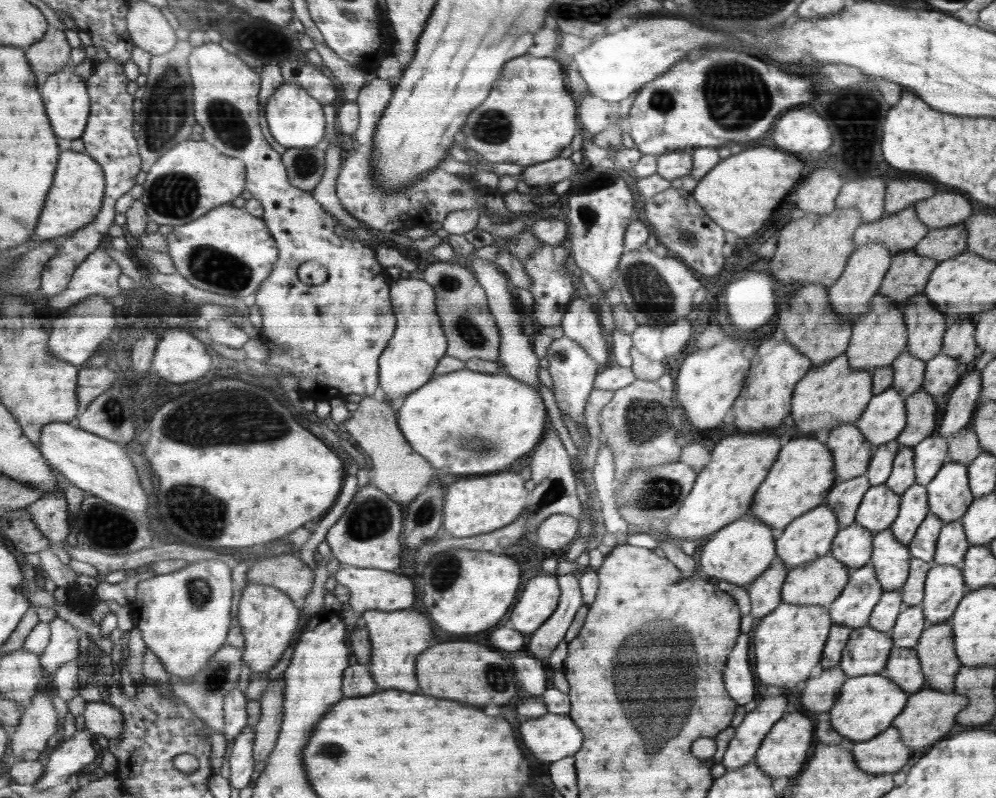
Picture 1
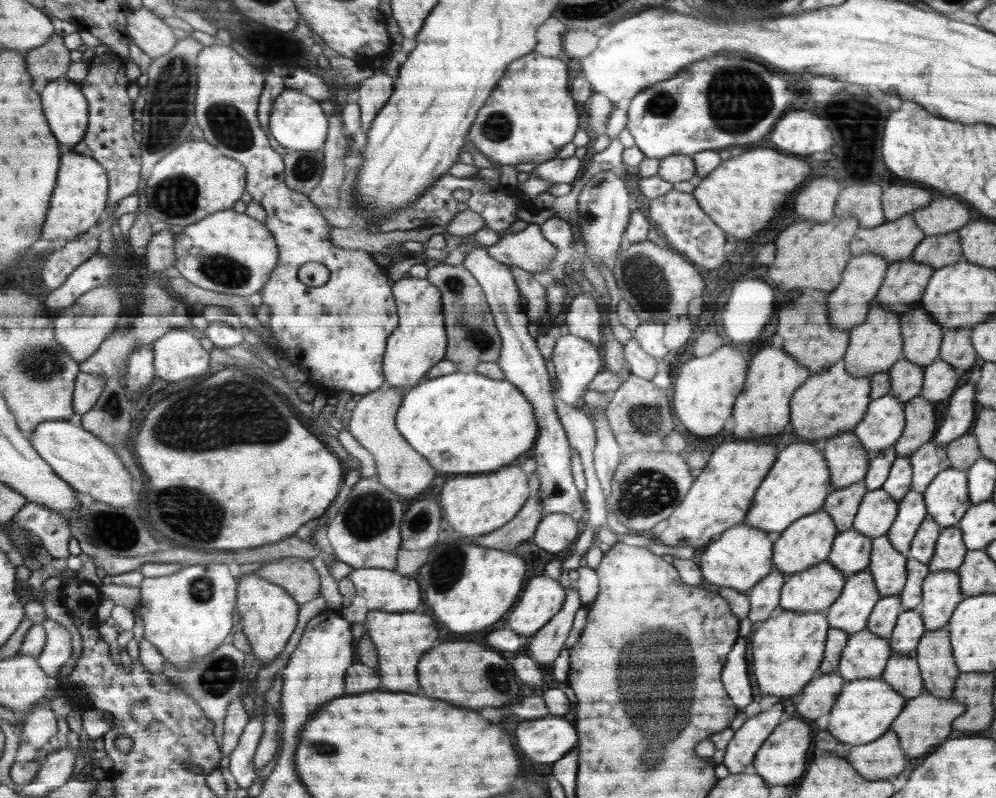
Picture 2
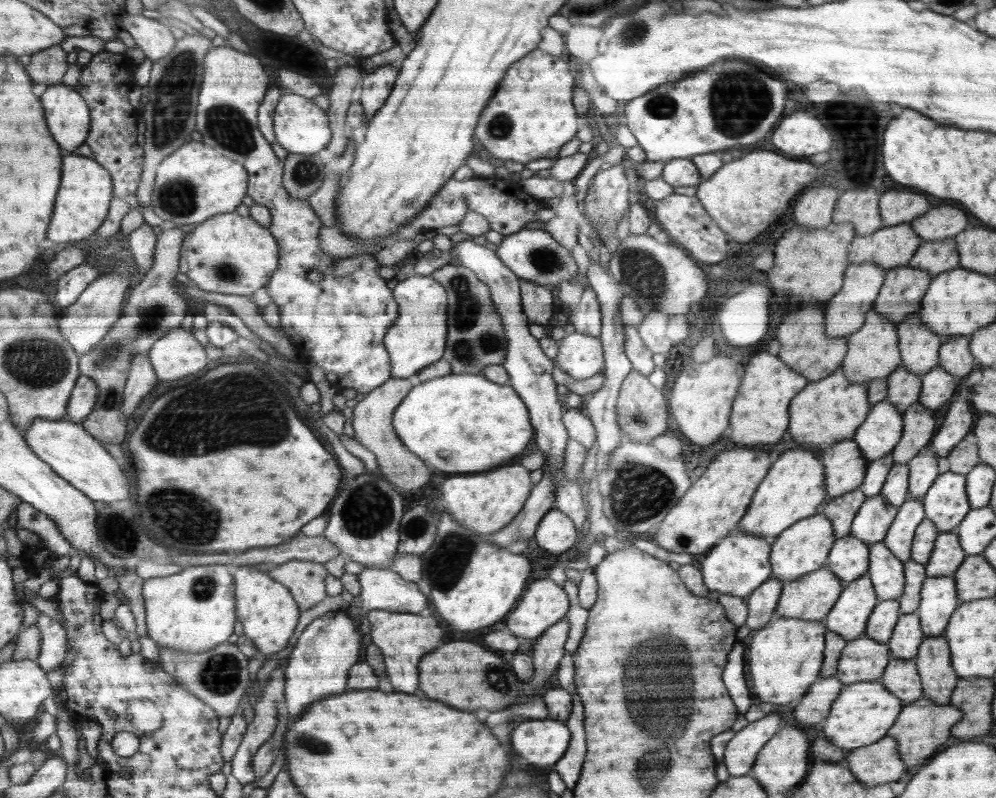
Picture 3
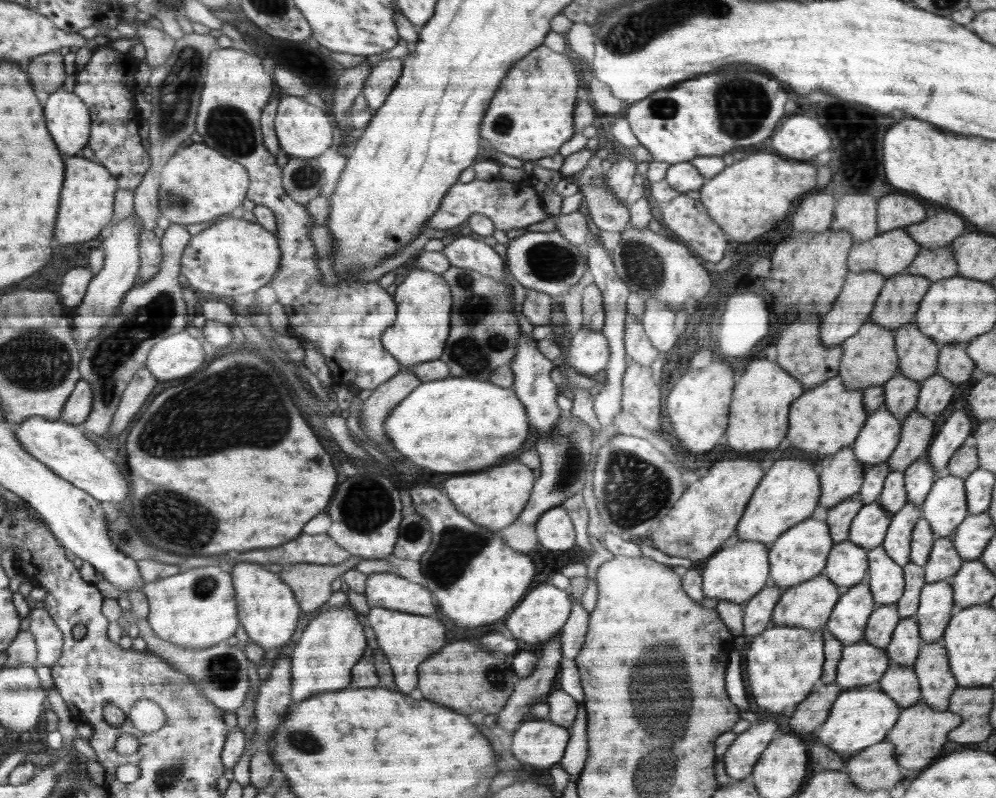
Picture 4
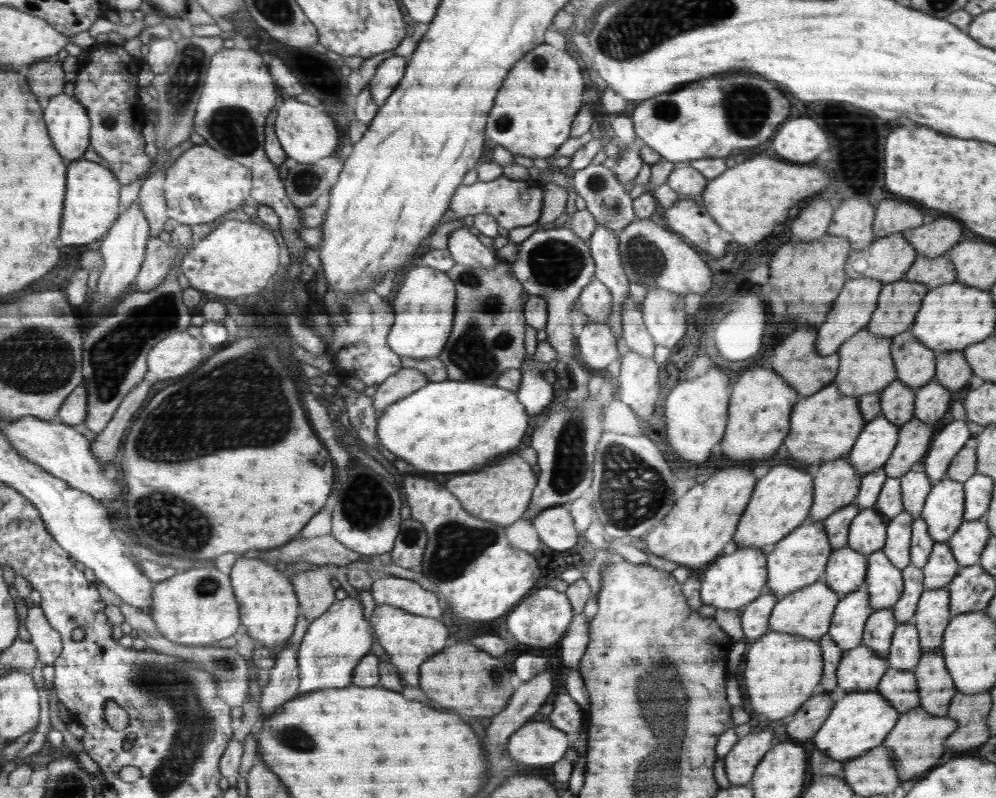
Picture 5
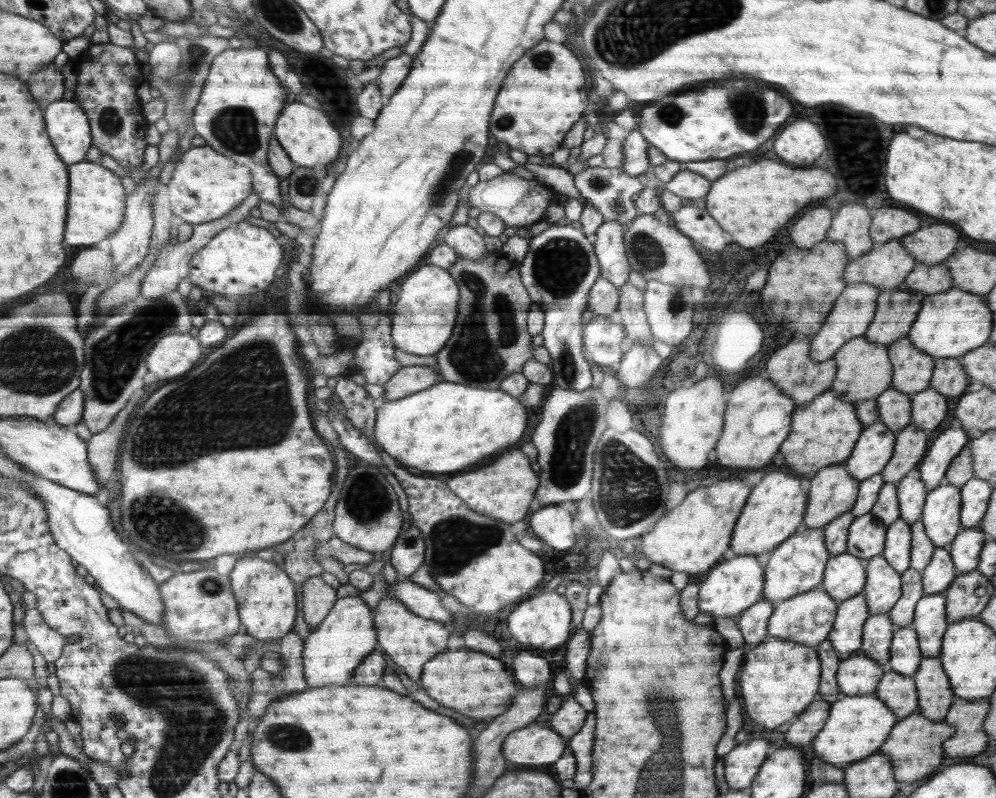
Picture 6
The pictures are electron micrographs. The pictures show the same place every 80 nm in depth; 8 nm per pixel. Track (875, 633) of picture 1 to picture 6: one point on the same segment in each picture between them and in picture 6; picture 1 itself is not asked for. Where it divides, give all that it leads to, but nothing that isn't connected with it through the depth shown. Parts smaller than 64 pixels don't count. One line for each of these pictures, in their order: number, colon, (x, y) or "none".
2: (865, 656)
3: (864, 659)
4: (862, 664)
5: (860, 669)
6: (859, 675)

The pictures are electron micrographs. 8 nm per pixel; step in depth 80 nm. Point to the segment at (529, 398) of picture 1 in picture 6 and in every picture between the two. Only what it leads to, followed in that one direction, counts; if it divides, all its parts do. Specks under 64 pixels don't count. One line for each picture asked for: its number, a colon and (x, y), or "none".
2: (472, 423)
3: (461, 422)
4: (454, 424)
5: (448, 426)
6: (448, 427)

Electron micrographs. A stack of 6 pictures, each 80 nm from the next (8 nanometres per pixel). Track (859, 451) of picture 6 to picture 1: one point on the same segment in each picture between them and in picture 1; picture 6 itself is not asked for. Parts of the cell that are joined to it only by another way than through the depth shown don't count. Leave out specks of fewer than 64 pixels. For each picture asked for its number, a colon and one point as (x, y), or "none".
1: (886, 416)
2: (884, 422)
3: (881, 432)
4: (878, 440)
5: (877, 442)

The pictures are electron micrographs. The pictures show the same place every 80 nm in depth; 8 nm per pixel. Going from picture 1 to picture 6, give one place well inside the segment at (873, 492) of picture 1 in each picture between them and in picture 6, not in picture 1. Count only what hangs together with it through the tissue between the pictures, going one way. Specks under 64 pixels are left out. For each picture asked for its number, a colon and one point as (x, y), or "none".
2: (877, 512)
3: (872, 523)
4: (870, 527)
5: (869, 531)
6: (867, 536)

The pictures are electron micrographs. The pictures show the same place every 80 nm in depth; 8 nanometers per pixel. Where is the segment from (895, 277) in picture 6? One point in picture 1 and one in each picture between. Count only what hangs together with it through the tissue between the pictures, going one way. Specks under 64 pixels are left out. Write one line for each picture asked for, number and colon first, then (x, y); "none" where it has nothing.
1: (902, 231)
2: (896, 240)
3: (891, 247)
4: (888, 253)
5: (887, 260)

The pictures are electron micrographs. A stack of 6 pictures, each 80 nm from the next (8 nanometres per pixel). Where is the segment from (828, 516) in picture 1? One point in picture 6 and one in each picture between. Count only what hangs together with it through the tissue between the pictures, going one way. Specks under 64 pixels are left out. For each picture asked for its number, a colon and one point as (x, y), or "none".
2: (808, 541)
3: (804, 548)
4: (802, 553)
5: (800, 559)
6: (798, 565)

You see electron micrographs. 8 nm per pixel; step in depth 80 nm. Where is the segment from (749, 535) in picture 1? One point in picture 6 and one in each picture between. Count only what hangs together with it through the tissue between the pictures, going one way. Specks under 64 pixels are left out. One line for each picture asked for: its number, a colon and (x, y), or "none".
2: (740, 558)
3: (738, 565)
4: (736, 573)
5: (731, 581)
6: (731, 587)

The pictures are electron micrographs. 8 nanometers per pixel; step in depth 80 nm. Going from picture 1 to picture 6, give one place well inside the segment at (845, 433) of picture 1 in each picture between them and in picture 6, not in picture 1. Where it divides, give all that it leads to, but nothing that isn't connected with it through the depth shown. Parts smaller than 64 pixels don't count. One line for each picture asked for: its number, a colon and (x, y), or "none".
2: (848, 459)
3: (845, 466)
4: (842, 475)
5: (837, 484)
6: (833, 491)

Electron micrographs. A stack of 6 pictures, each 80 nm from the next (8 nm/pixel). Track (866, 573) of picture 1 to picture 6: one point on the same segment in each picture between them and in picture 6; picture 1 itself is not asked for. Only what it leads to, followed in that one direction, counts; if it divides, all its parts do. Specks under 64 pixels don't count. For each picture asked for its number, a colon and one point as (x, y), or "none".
2: (850, 613)
3: (849, 617)
4: (850, 616)
5: (852, 613)
6: (847, 635)

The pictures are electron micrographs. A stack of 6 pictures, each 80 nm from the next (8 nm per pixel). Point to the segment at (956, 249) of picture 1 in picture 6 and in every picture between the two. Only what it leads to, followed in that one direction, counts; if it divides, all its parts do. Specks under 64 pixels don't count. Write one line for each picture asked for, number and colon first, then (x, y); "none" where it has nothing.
2: (940, 250)
3: (936, 256)
4: (935, 264)
5: (933, 272)
6: (928, 280)

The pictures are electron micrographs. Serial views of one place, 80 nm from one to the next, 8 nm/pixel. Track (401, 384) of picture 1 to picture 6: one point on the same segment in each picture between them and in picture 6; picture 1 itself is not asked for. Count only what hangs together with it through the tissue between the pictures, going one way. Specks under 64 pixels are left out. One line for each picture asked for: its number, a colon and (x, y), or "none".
2: (420, 341)
3: (417, 338)
4: (424, 299)
5: (424, 305)
6: (427, 307)

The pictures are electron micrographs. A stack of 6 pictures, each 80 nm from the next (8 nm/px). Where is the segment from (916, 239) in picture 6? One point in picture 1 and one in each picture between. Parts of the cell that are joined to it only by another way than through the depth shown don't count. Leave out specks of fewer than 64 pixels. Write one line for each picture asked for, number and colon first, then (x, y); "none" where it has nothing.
1: (945, 209)
2: (942, 215)
3: (943, 222)
4: (943, 228)
5: (934, 239)

